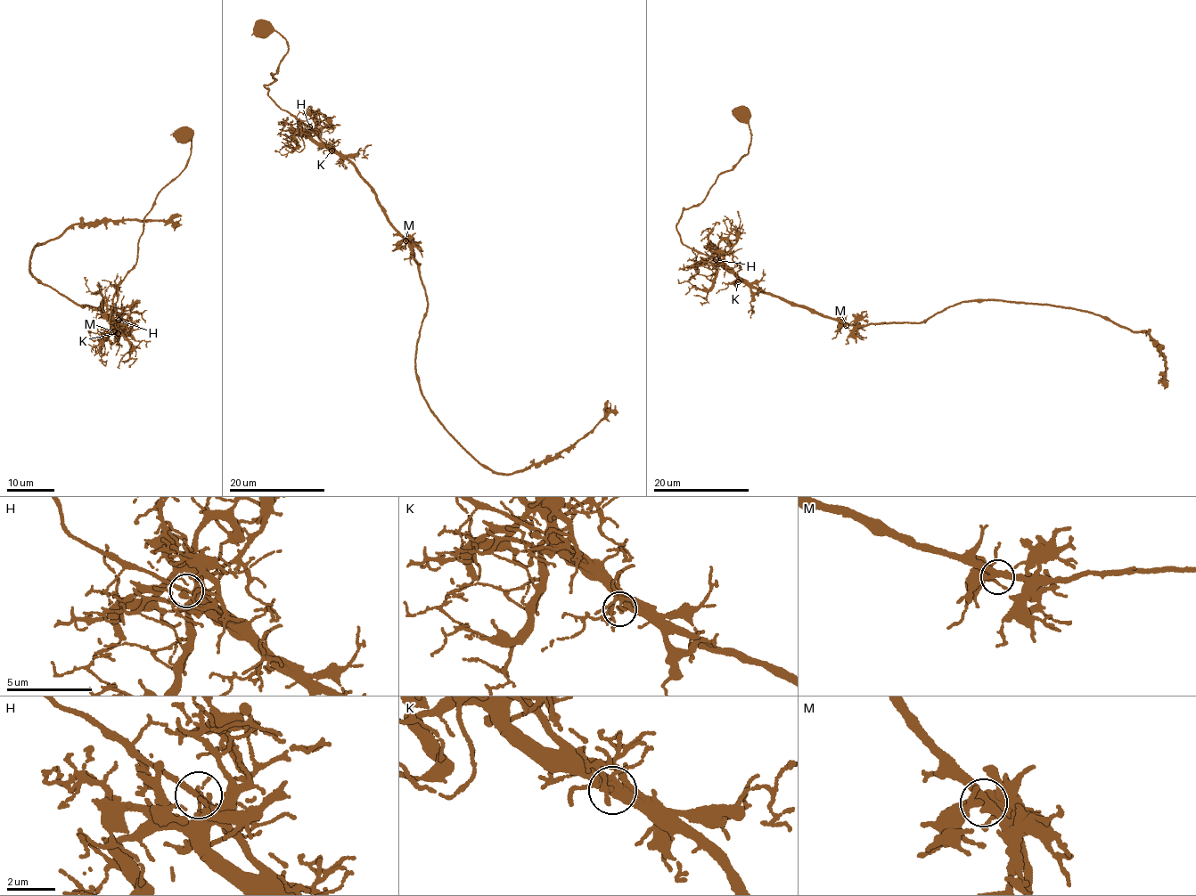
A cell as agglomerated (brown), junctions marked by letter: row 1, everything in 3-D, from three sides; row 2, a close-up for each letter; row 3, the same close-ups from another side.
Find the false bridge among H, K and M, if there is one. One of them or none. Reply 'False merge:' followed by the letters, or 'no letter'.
False merge: no letter

